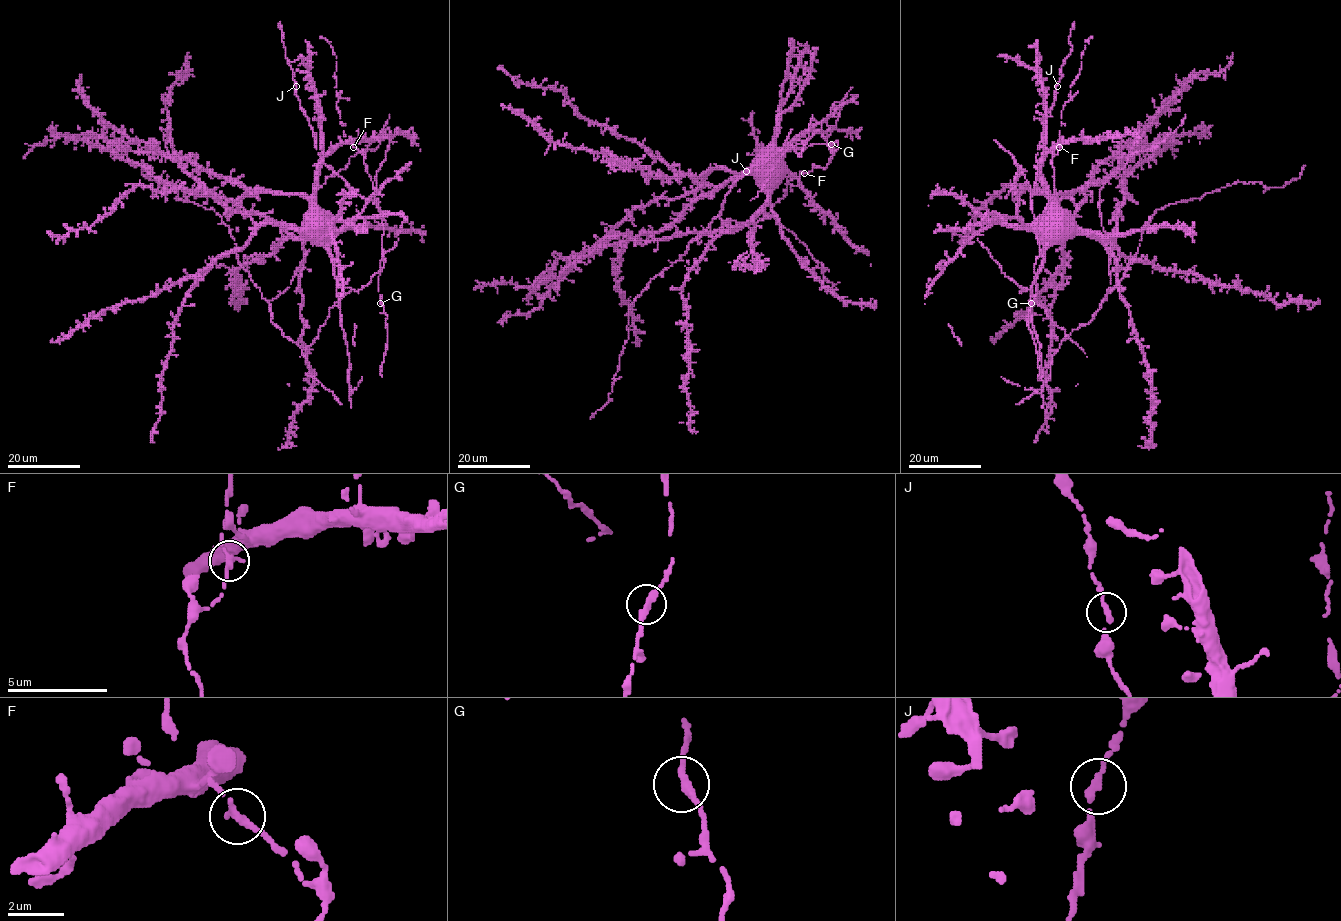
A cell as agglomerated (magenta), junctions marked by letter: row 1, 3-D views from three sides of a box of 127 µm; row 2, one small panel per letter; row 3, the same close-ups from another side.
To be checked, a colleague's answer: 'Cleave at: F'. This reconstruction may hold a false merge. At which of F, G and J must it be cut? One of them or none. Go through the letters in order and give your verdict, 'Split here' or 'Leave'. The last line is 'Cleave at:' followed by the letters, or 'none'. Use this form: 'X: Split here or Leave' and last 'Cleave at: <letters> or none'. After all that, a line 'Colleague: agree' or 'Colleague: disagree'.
F: Split here
G: Leave
J: Leave
Cleave at: F
Colleague: agree

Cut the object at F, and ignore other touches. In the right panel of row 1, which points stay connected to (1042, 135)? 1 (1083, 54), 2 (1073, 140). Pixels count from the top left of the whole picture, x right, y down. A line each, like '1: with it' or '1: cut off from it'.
1: cut off from it
2: with it

